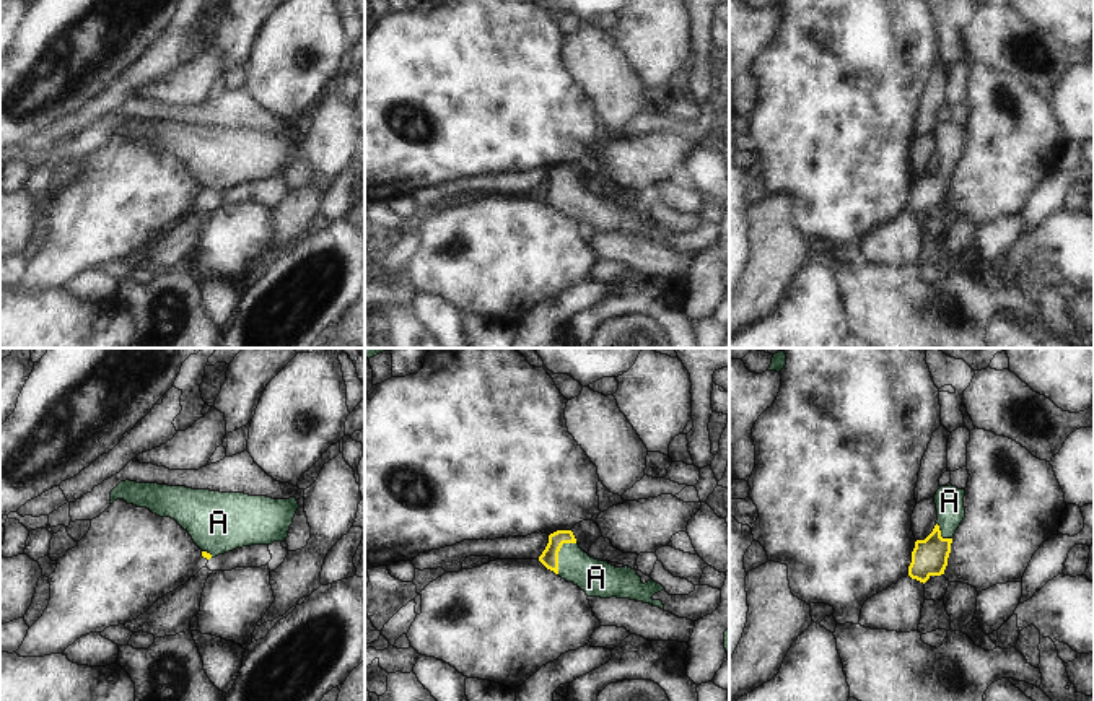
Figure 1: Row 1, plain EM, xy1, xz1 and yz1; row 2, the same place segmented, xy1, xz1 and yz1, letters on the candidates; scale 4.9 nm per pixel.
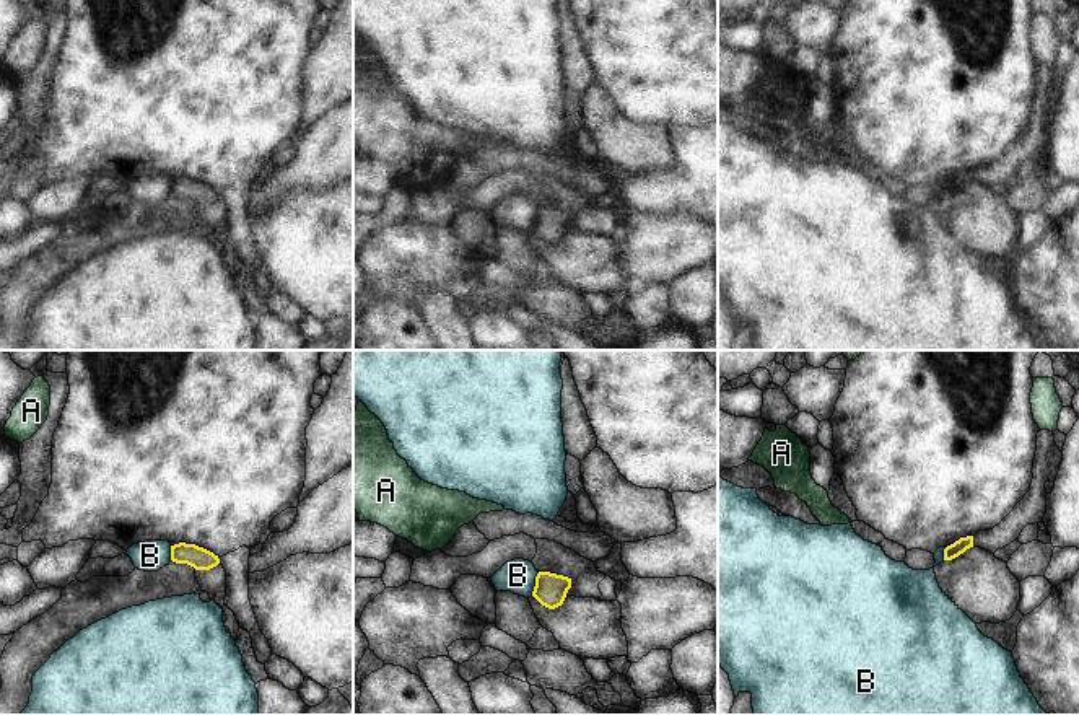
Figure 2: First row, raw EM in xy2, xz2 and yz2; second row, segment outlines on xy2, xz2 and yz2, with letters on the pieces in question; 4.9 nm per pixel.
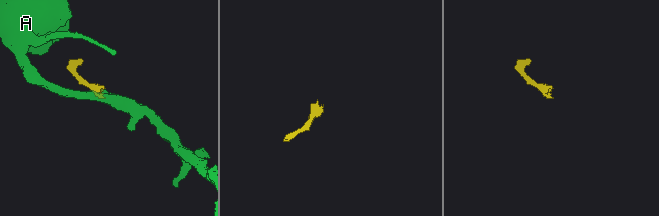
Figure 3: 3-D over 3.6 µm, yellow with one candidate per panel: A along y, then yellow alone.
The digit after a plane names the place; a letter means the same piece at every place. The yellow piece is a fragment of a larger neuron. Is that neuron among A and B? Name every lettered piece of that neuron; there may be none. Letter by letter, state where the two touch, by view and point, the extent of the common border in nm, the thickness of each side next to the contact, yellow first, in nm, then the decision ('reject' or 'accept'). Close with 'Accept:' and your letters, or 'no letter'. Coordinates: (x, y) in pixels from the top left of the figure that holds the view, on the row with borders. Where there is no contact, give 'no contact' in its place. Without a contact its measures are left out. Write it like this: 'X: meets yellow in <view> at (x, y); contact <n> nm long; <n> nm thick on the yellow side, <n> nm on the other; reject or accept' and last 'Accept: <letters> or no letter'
A: meets yellow in xz1 at (557, 553); contact 180 nm long; 90 nm thick on the yellow side, 180 nm on the other; accept
B: meets yellow in xz2 at (536, 583); contact 130 nm long; 160 nm thick on the yellow side, 160 nm on the other; reject
Accept: A

